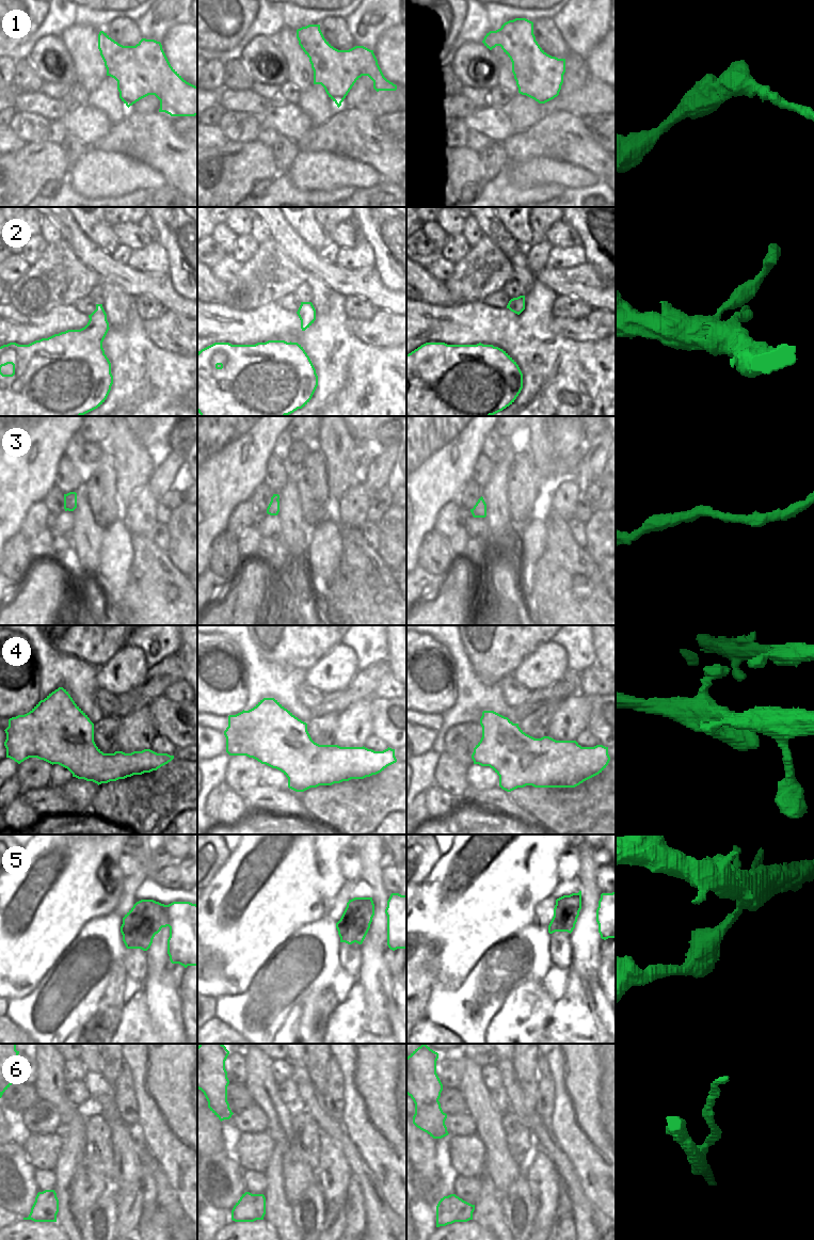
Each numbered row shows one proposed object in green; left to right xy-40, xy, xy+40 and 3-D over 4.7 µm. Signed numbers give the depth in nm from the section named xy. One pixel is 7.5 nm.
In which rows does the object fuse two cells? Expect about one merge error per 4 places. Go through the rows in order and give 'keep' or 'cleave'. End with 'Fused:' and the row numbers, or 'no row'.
1: keep
2: keep
3: keep
4: keep
5: cleave
6: keep
Fused: 5

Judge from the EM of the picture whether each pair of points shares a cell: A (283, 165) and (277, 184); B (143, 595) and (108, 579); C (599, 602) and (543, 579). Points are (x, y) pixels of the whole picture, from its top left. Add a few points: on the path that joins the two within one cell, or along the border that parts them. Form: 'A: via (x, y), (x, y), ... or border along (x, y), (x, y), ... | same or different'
A: border along (277, 173), (285, 174) | different
B: border along (131, 563), (128, 582), (122, 598), (112, 607) | different
C: via (585, 602), (571, 602), (557, 589) | same

